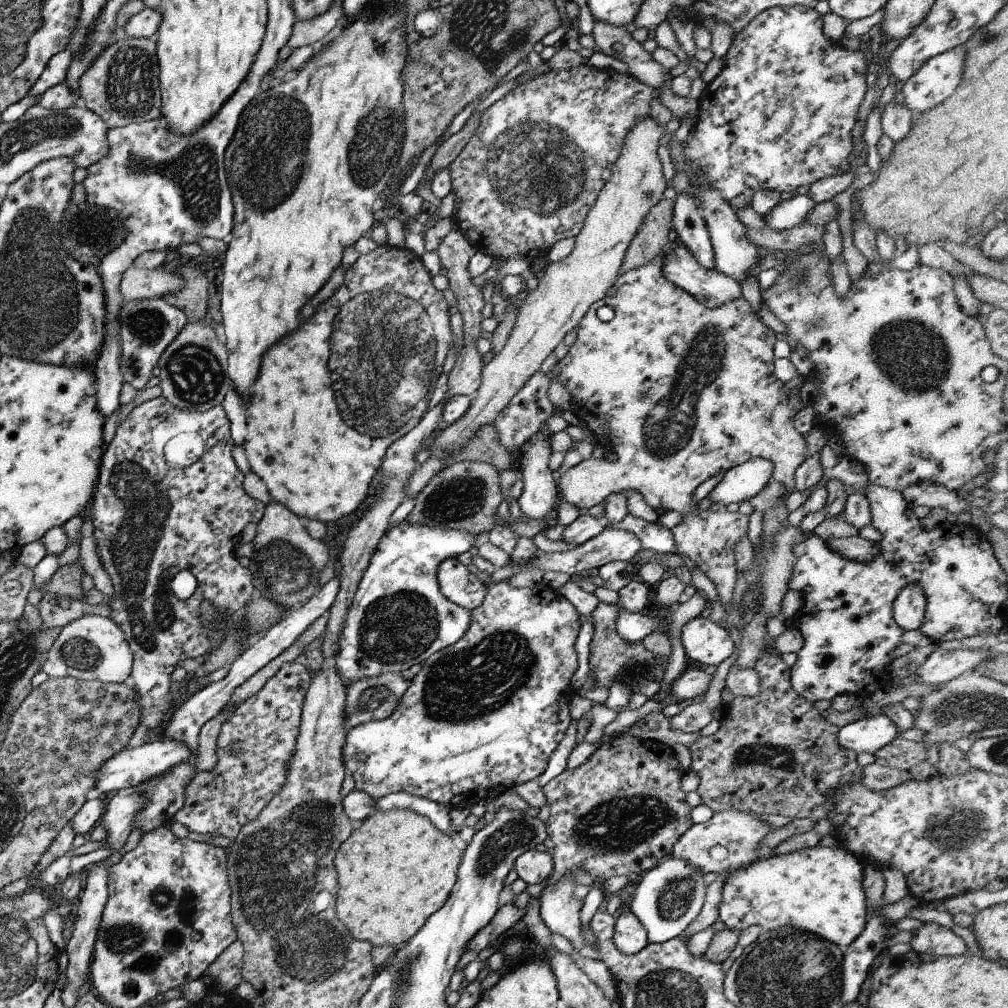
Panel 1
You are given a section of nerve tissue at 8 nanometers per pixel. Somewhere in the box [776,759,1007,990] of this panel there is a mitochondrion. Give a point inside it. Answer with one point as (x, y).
(956, 827)

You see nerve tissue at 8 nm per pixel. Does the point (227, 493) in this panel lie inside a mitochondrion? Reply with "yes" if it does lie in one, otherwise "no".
no

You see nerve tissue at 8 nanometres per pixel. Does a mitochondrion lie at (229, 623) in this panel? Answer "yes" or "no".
yes

